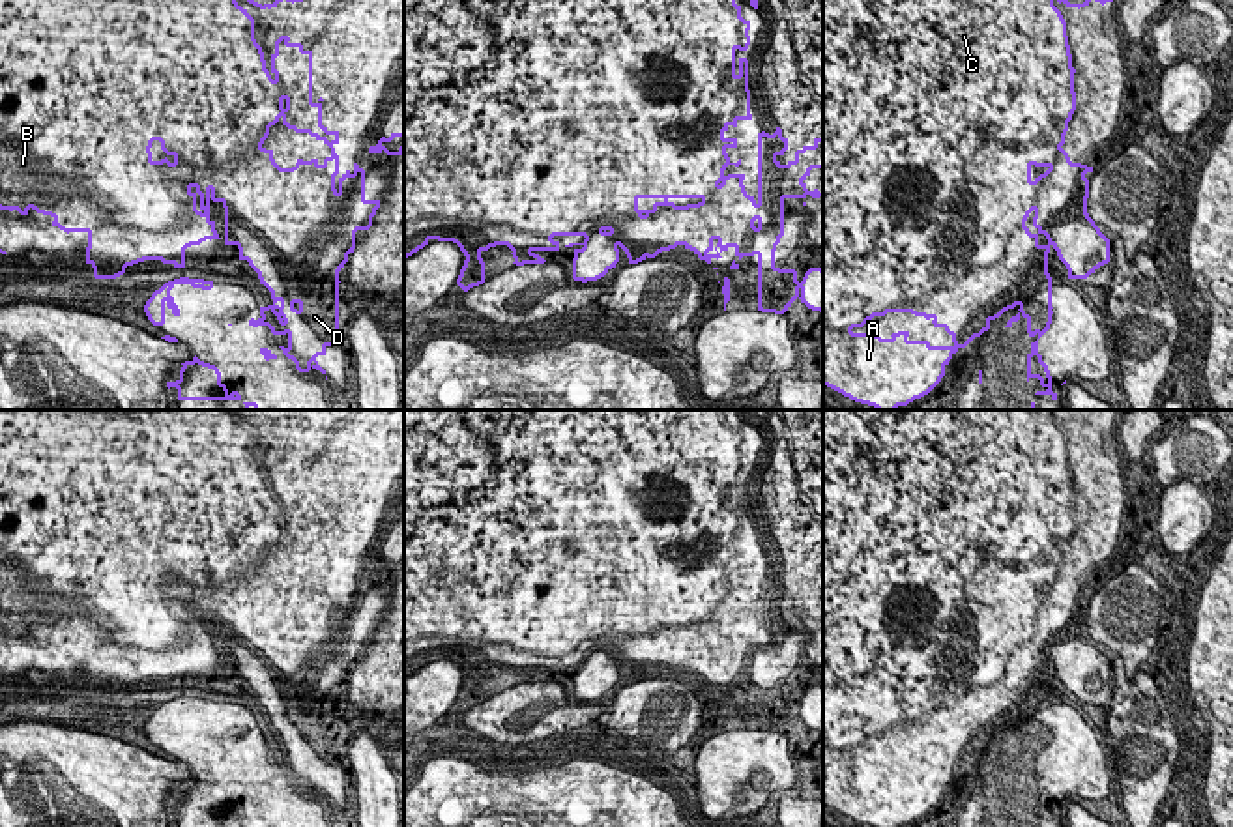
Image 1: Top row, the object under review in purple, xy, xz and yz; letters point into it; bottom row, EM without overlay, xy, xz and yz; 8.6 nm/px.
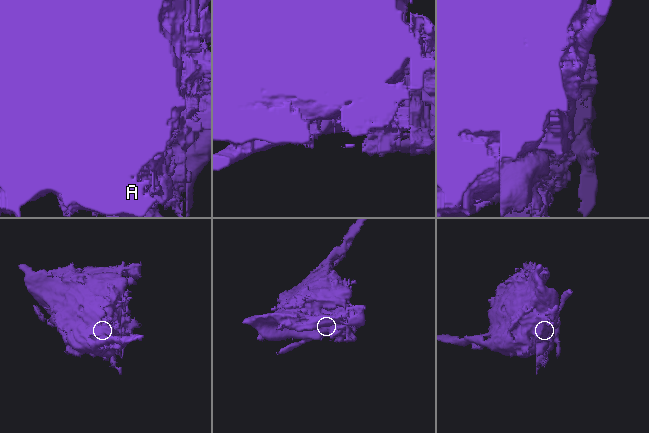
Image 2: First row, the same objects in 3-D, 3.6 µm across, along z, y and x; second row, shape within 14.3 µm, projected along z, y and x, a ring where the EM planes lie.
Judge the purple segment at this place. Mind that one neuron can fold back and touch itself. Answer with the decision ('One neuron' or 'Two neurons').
Two neurons

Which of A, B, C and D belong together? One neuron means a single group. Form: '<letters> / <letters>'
A B C / D

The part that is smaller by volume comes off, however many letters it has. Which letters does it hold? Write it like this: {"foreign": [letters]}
{"foreign": ["D"]}

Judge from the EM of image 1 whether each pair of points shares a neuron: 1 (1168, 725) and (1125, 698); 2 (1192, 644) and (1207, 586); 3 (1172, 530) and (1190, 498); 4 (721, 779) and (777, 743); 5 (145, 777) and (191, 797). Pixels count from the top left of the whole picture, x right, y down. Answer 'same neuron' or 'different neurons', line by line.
1: same neuron
2: same neuron
3: same neuron
4: different neurons
5: different neurons

